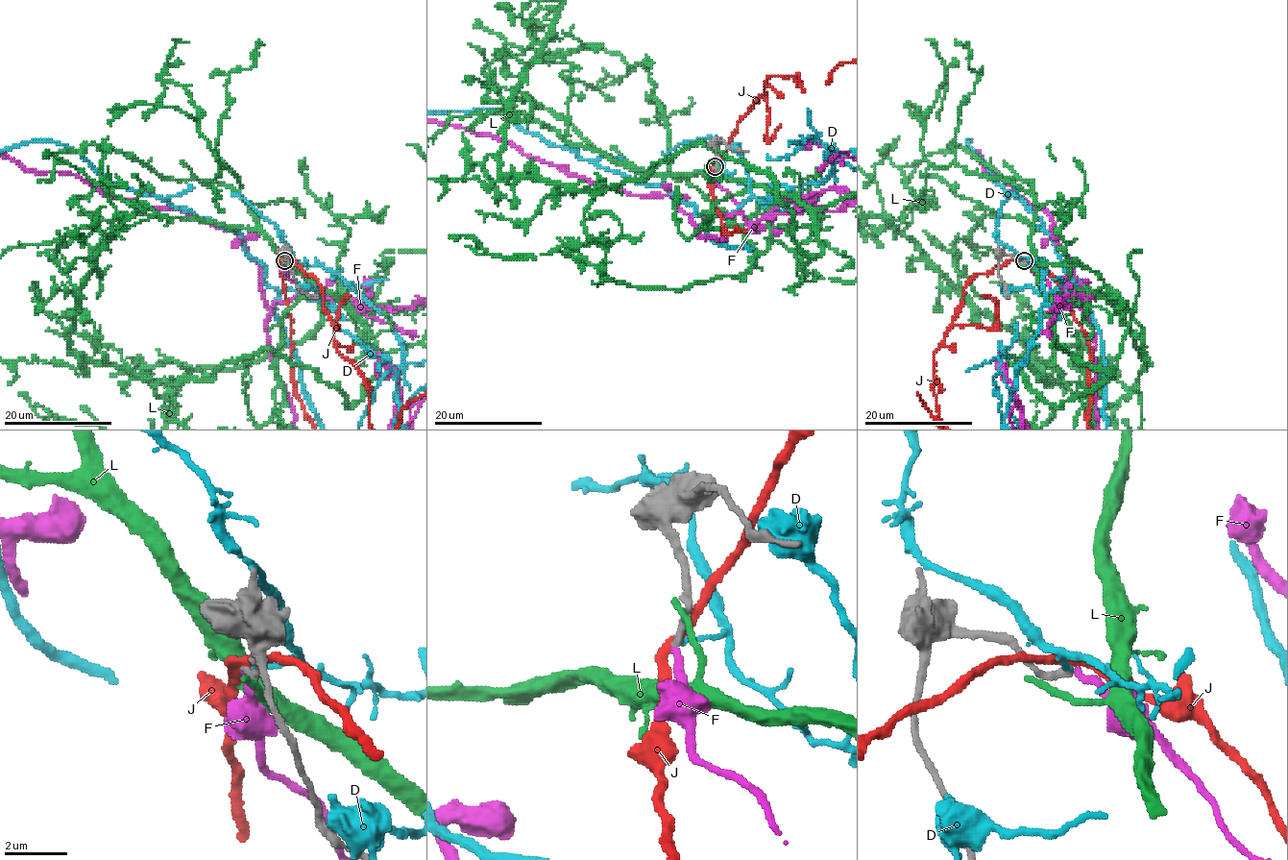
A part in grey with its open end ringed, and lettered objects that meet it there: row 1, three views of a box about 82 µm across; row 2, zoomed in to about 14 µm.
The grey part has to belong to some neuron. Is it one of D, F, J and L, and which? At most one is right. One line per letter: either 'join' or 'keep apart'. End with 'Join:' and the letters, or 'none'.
D: keep apart
F: join
J: keep apart
L: keep apart
Join: F

